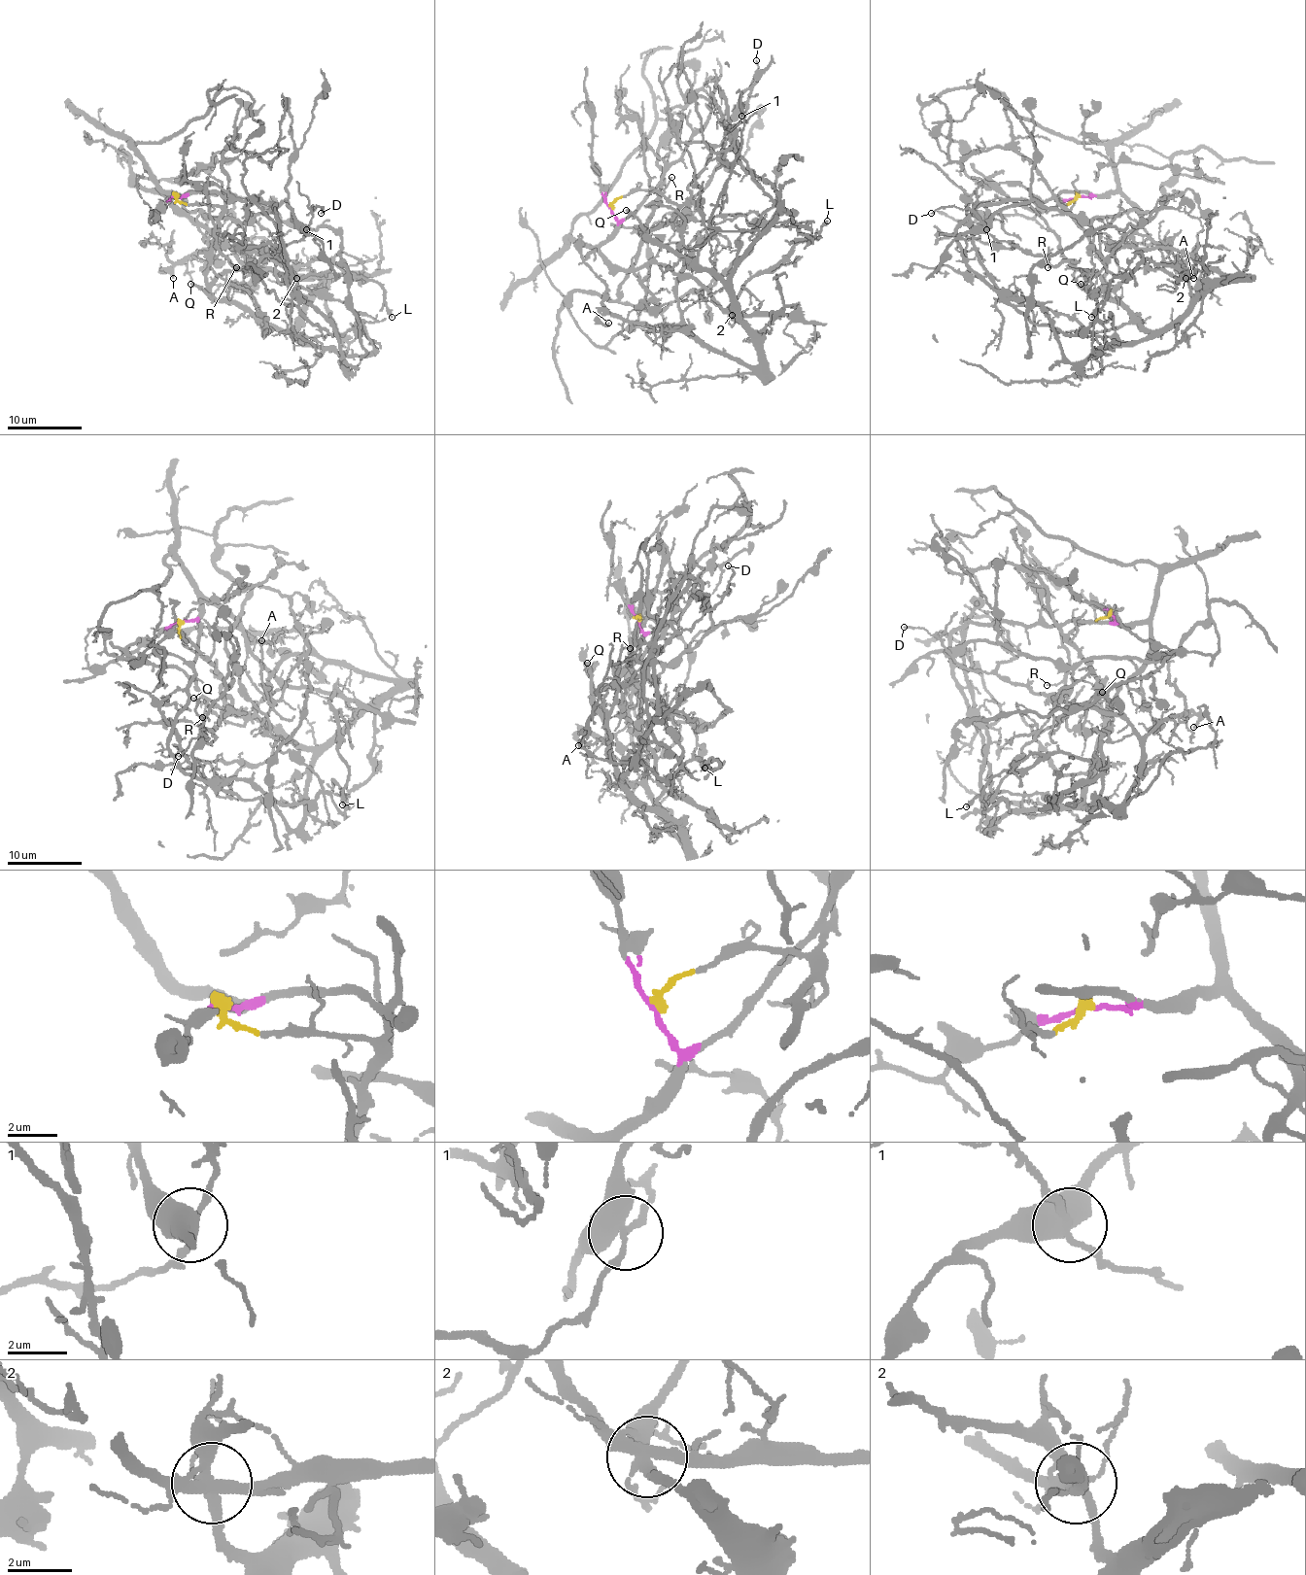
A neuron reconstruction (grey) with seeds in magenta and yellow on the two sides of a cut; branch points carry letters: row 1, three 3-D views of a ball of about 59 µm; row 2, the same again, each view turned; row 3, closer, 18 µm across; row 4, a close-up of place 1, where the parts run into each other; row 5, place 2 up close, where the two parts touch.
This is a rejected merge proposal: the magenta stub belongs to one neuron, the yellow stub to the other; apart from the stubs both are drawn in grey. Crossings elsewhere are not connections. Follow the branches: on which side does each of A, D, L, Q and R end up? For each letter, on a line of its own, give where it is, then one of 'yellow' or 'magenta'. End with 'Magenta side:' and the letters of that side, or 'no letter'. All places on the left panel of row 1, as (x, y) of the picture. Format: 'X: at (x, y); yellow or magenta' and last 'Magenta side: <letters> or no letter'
A: at (173, 278); yellow
D: at (321, 213); yellow
L: at (392, 317); yellow
Q: at (190, 284); yellow
R: at (236, 267); yellow
Magenta side: no letter

